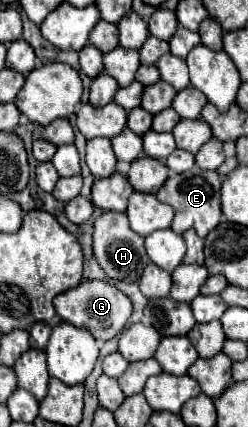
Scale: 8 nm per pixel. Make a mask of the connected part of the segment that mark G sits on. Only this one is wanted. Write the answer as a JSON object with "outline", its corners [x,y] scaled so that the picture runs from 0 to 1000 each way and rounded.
{"outline":[[[331,656],[306,674],[234,689],[218,698],[218,721],[242,749],[315,768],[347,768],[403,801],[476,787],[532,735],[524,698],[508,698],[508,689],[492,689],[468,670],[435,665],[427,656]]]}

